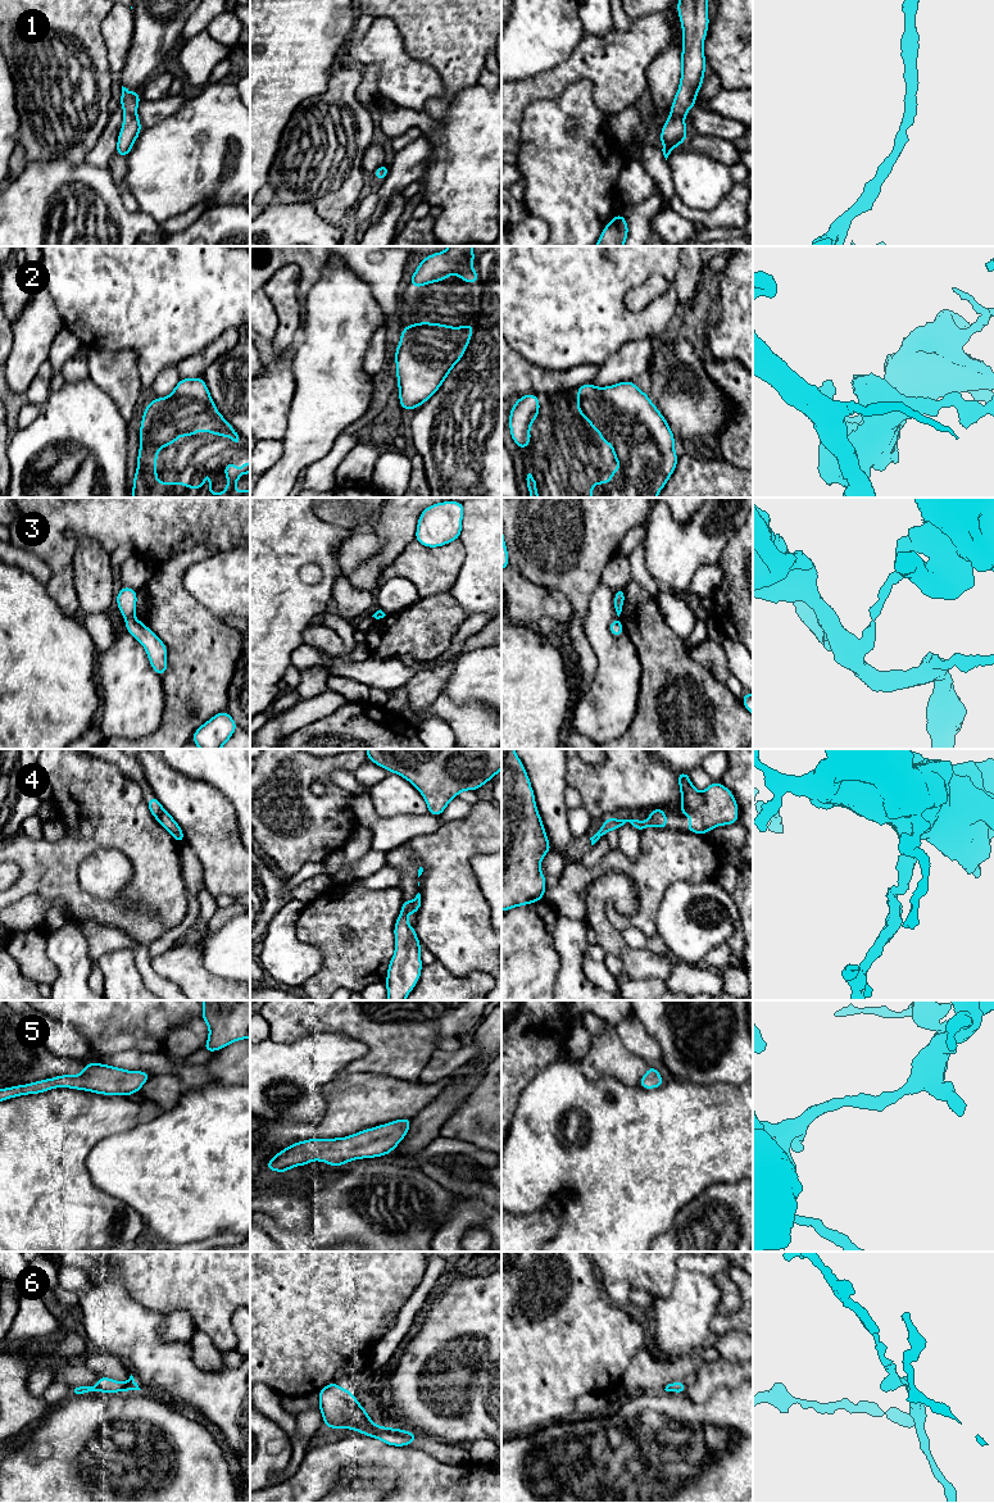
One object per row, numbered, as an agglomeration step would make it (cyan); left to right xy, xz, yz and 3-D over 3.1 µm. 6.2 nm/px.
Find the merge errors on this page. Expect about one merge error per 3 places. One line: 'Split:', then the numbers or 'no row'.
Split: 3

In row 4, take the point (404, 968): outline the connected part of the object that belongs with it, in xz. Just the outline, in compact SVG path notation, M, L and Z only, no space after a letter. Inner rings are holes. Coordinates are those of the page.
M421 894L413 900L403 900L401 911L395 922L395 954L392 955L387 977L387 1000L405 1000L421 977L423 967L421 962L421 943L416 935L416 928L408 923L409 913L418 913L421 907Z

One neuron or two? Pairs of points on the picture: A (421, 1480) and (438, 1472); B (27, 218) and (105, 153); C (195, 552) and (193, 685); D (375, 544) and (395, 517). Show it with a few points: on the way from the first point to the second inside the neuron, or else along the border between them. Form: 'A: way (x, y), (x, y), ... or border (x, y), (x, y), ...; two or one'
A: way (425, 1480), (430, 1480), (434, 1476); one
B: border (86, 160), (96, 167), (107, 168); two
C: way (175, 584), (175, 616), (189, 630), (189, 652); one
D: border (370, 527), (382, 541), (382, 545), (361, 563); two

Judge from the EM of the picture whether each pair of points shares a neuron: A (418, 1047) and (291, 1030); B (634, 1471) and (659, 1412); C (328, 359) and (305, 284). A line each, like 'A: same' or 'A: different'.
A: same
B: same
C: different

